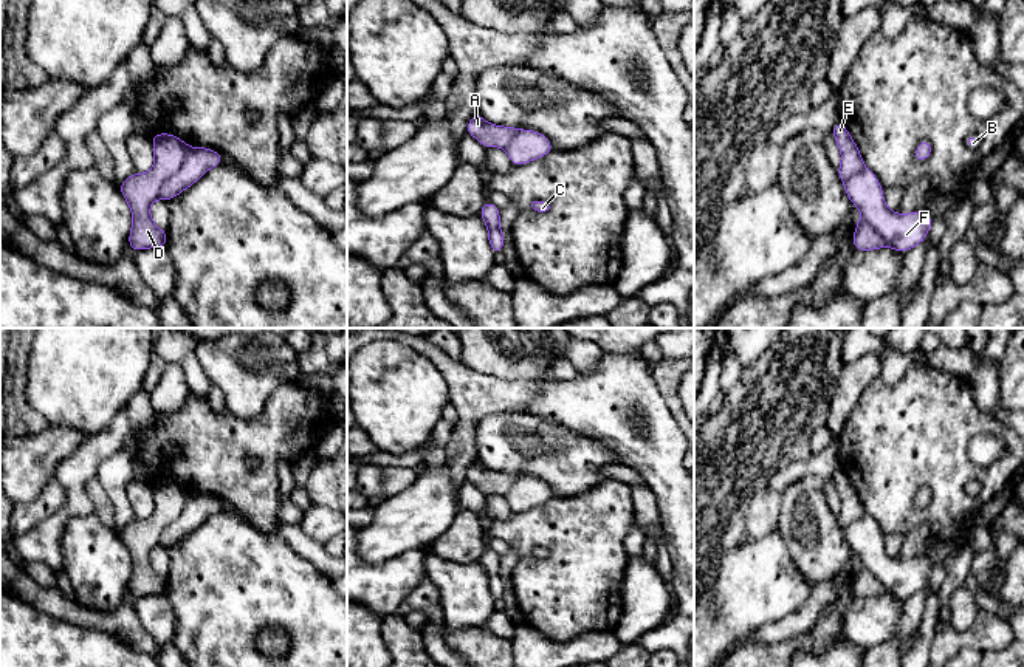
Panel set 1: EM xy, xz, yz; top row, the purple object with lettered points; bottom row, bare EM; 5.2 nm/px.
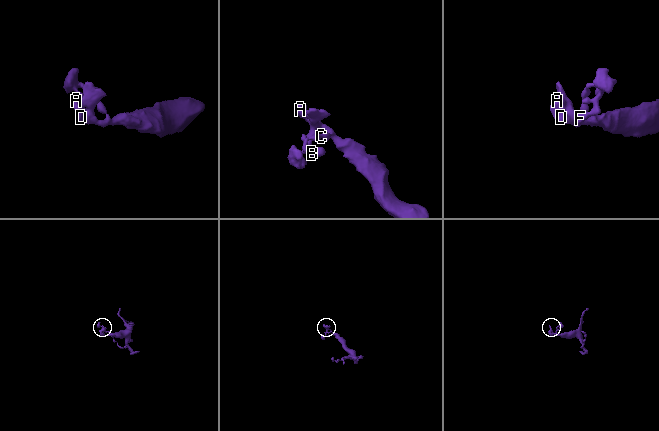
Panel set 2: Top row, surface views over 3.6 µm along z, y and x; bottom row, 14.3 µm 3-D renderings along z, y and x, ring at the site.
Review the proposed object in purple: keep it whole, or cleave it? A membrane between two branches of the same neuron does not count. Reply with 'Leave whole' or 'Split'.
Split

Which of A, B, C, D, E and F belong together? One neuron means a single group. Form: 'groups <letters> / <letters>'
groups A B C D E / F

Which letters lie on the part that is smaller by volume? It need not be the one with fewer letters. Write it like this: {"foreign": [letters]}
{"foreign": ["F"]}

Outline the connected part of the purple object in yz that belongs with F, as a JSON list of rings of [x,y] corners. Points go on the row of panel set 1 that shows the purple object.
[[[864,167],[847,178],[844,192],[860,210],[861,220],[869,223],[894,251],[903,254],[926,238],[934,217],[925,209],[909,214],[892,212],[885,203],[881,183],[869,169]]]

